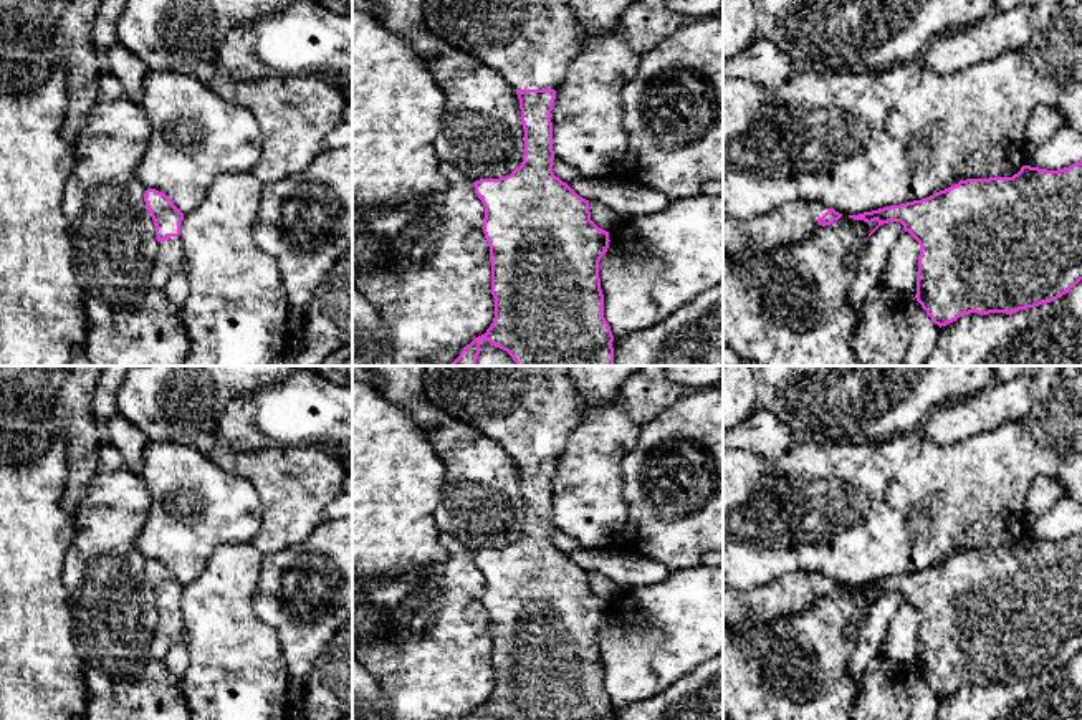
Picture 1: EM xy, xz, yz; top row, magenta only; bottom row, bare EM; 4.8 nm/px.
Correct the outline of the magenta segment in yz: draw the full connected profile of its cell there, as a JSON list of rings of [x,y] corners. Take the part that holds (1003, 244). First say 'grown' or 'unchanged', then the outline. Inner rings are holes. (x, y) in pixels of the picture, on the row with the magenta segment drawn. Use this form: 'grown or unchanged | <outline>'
unchanged | [[[1082,161],[1057,170],[1022,166],[1021,170],[1013,177],[966,179],[922,200],[890,205],[849,217],[854,220],[864,220],[867,223],[877,220],[879,225],[869,233],[869,237],[883,223],[900,222],[903,225],[903,230],[908,232],[918,242],[920,257],[915,298],[926,311],[926,314],[931,318],[931,321],[940,328],[956,321],[961,314],[1013,314],[1019,310],[1034,308],[1042,303],[1051,303],[1060,298],[1062,295],[1069,293],[1082,280]]]

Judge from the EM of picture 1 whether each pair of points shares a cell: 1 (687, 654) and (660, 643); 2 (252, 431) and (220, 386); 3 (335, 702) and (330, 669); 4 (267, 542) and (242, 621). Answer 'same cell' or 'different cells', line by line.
1: same cell
2: different cells
3: same cell
4: different cells

